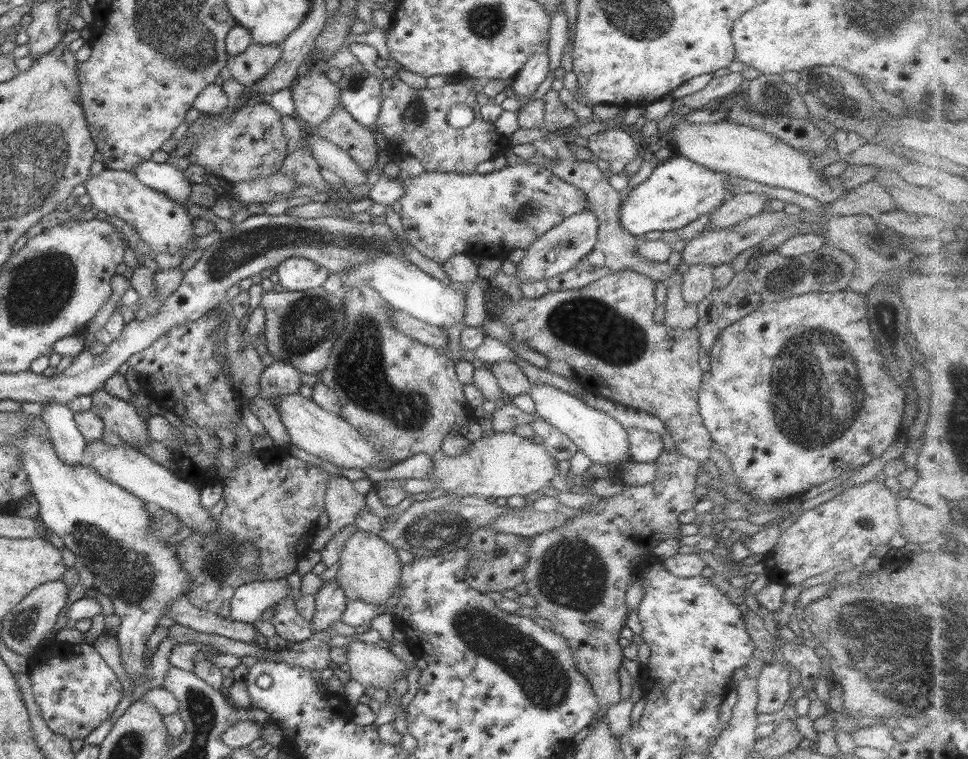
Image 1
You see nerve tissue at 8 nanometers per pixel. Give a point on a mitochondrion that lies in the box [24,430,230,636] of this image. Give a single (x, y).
(133, 579)

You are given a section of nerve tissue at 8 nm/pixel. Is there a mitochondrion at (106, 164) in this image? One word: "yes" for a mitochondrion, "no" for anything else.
no

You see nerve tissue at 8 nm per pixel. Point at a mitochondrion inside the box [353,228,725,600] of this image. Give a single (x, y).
(585, 323)

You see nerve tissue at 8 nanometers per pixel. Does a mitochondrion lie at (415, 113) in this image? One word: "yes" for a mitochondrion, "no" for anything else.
yes

